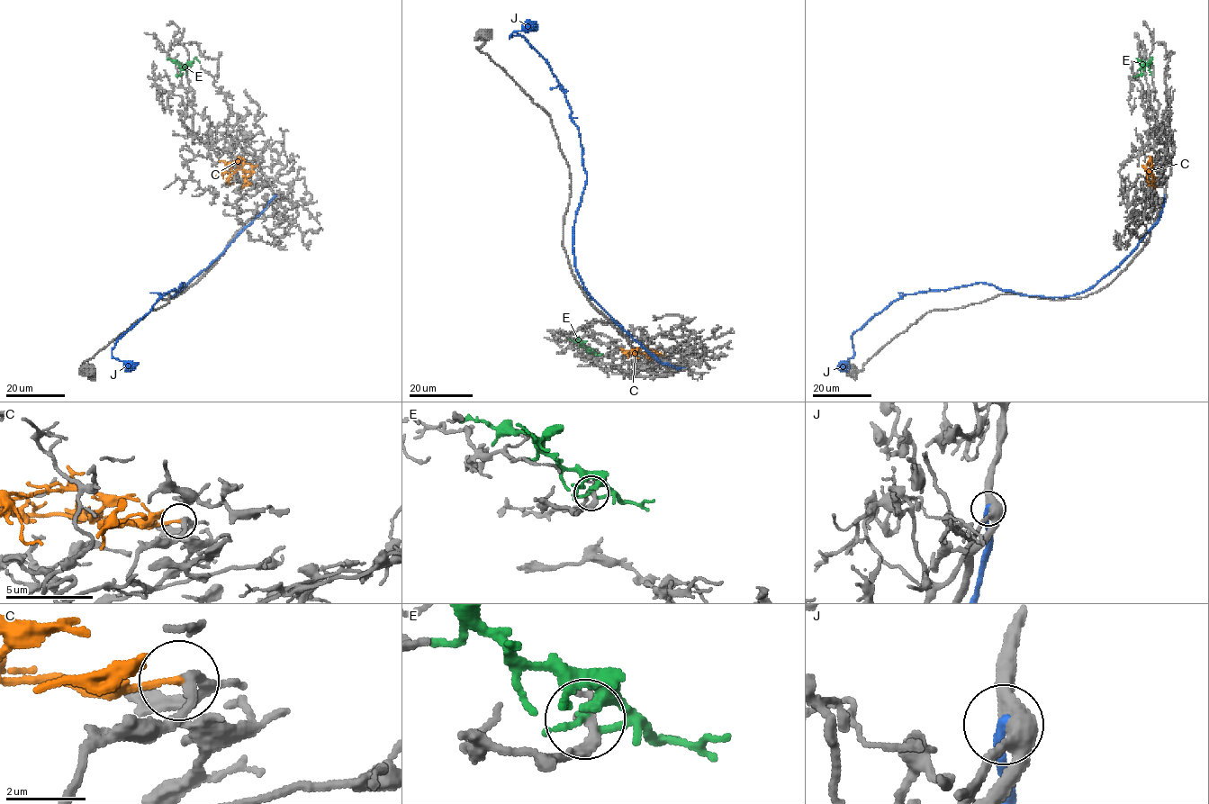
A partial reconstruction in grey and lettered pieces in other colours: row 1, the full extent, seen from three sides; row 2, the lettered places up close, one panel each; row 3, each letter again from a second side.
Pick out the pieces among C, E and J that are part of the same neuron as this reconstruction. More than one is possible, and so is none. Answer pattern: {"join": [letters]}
{"join": ["C"]}

